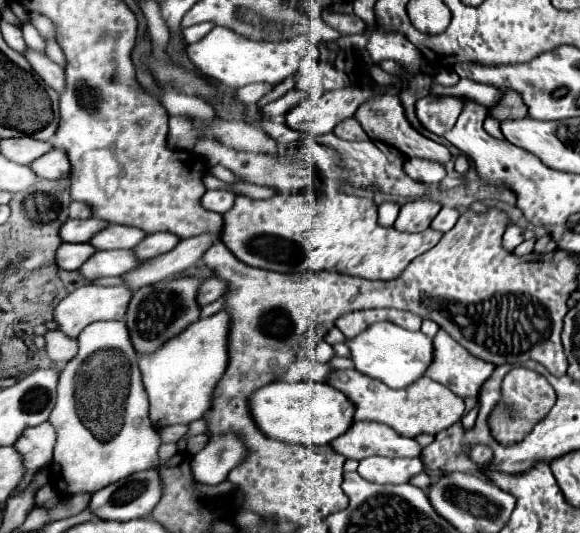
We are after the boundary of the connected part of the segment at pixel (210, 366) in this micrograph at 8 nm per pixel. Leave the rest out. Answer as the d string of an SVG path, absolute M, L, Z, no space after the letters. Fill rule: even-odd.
M227 310L191 324L181 336L175 336L153 356L139 358L145 392L149 396L149 418L155 430L171 424L191 424L211 408L213 388L223 378L229 362L229 326Z

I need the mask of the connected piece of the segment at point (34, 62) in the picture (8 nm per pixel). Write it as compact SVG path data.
M25 48L23 56L30 63L31 68L55 90L55 92L63 92L63 84L65 84L65 70L55 64L45 52L37 52L33 48Z

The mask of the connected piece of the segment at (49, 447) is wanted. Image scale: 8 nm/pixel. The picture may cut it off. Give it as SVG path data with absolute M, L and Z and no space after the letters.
M49 422L31 428L29 432L25 432L25 436L21 436L21 440L17 440L15 448L17 452L25 452L25 468L29 468L29 472L25 472L25 482L21 482L21 488L29 484L31 476L35 476L37 470L41 472L51 464L53 446L55 446L55 428Z

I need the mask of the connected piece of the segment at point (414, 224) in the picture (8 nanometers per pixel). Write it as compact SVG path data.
M427 198L405 202L401 206L399 218L395 220L395 228L401 232L421 232L429 228L431 220L437 216L439 210L441 210L441 204L427 200Z

